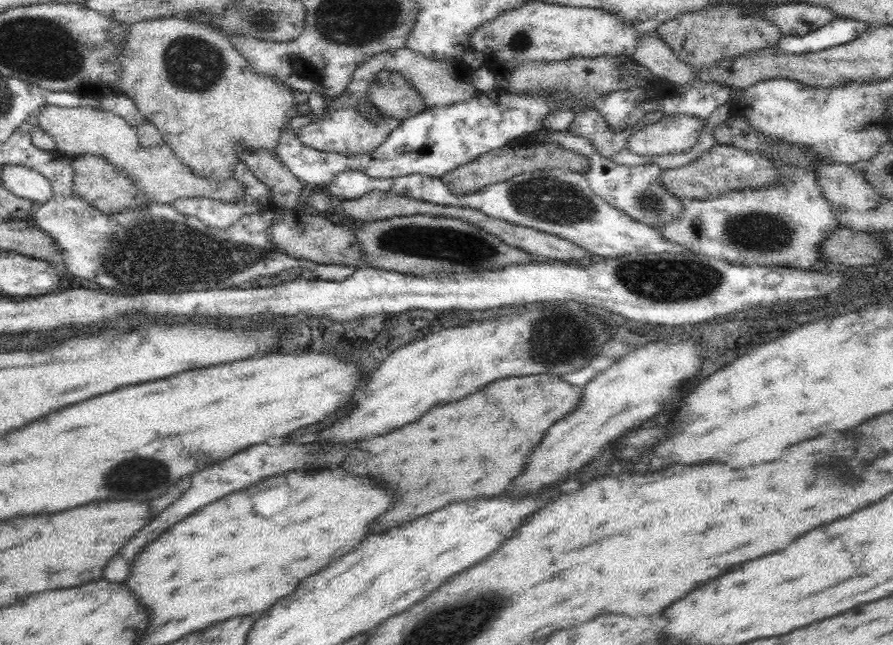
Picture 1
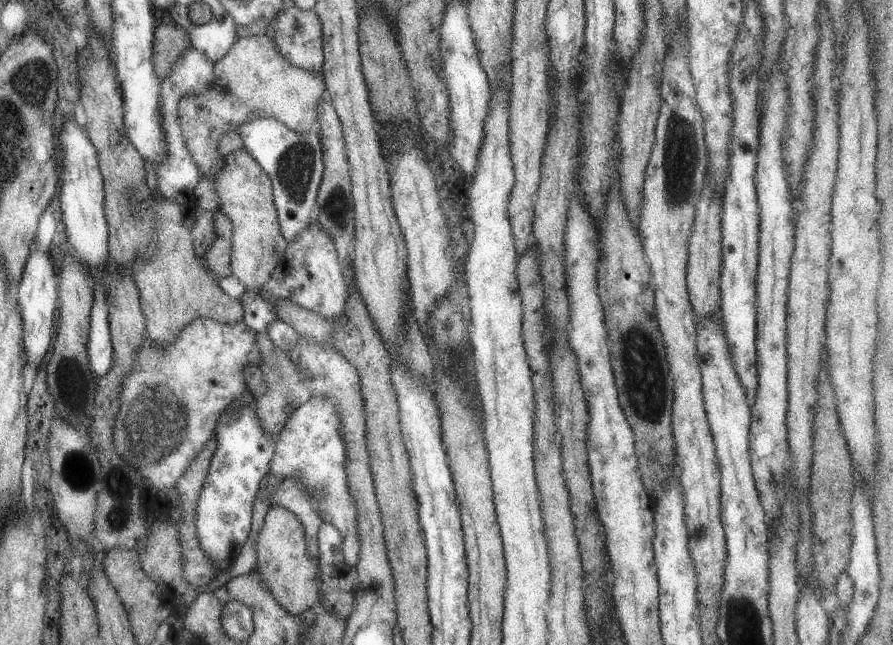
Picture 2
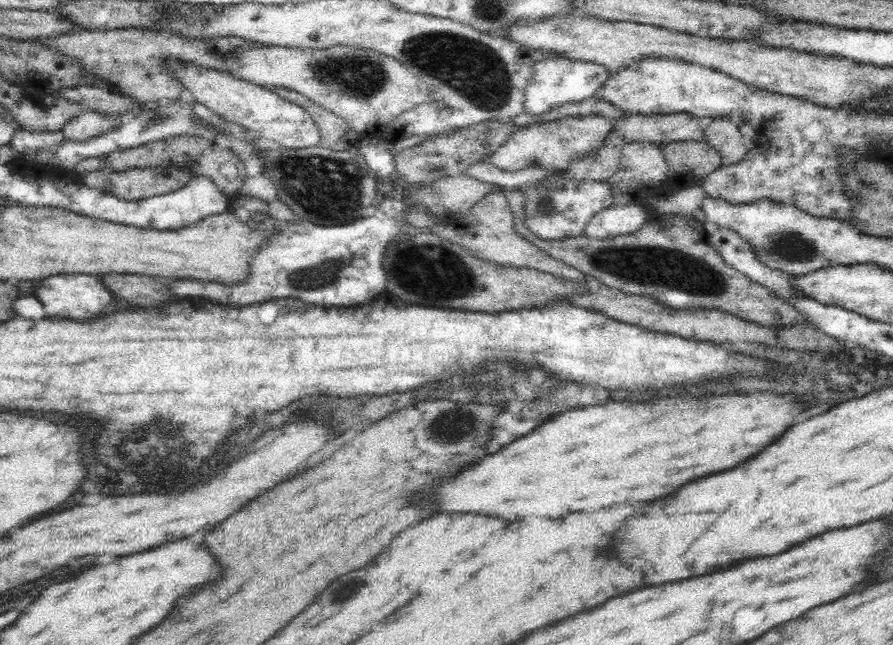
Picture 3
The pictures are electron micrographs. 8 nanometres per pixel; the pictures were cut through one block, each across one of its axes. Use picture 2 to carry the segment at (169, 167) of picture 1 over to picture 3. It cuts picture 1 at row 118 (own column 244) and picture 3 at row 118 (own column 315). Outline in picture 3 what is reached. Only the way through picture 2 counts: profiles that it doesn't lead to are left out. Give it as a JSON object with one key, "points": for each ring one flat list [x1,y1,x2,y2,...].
{"points":[[88,109,80,116,69,120,63,128,65,138,84,142,94,135,101,135,117,127,124,118,104,118]]}

